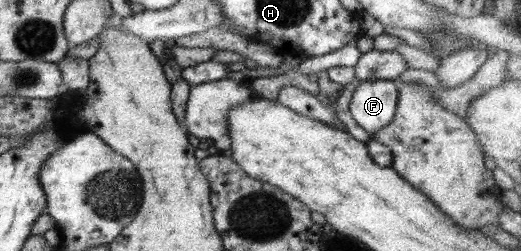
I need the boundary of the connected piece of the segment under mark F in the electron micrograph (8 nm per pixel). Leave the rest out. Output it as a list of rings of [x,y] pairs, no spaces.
[[[391,80],[361,81],[354,91],[349,111],[354,121],[370,136],[395,117],[399,92]]]

